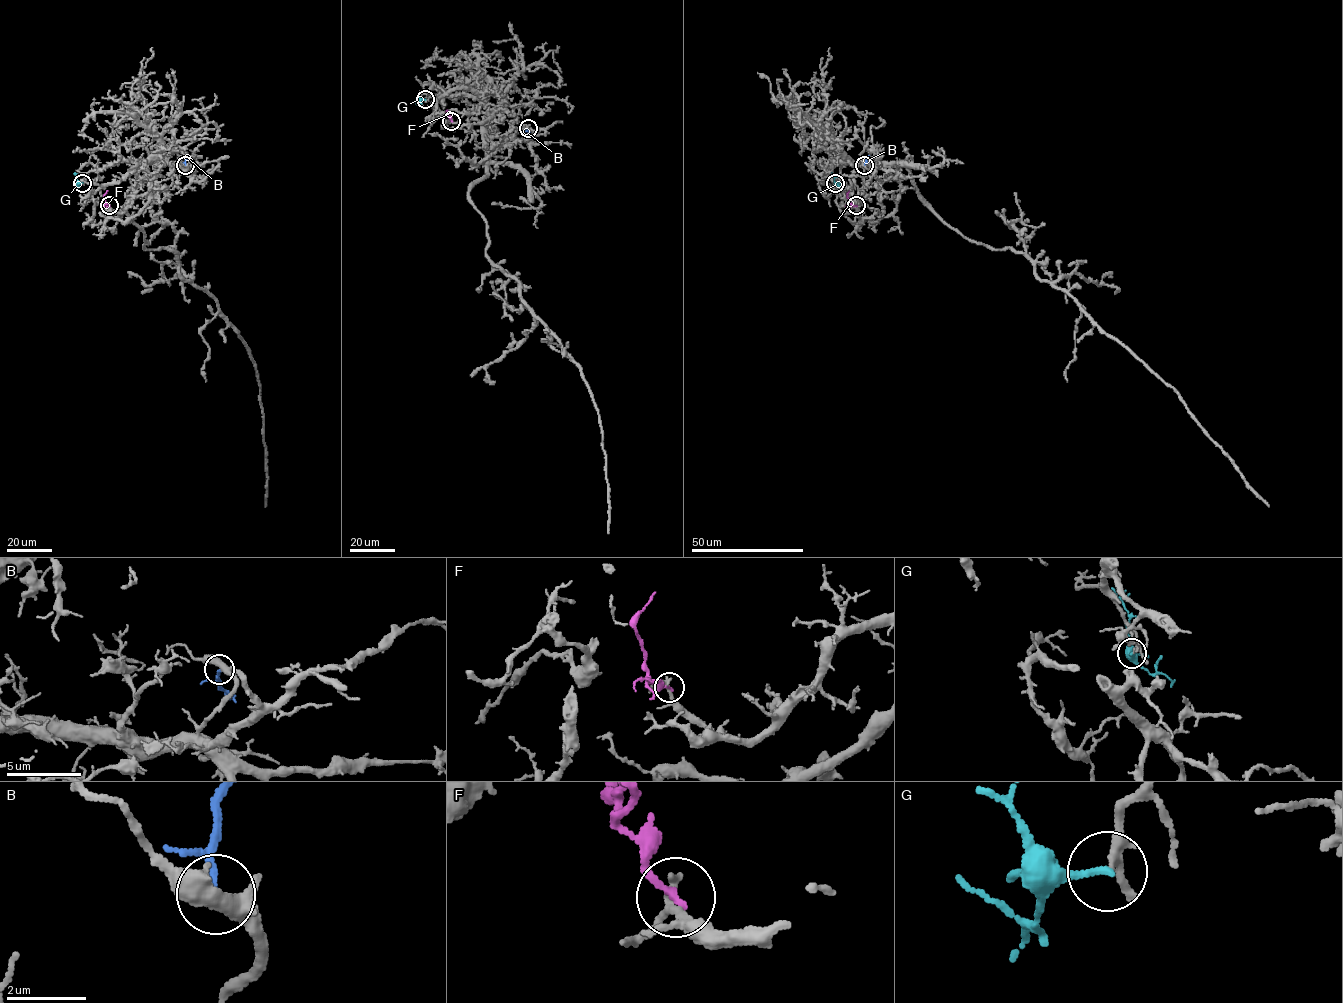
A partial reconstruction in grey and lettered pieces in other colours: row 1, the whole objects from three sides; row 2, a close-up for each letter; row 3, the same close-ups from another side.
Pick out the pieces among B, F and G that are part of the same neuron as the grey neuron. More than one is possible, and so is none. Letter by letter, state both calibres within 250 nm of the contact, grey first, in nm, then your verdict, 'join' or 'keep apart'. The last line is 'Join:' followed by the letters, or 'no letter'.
B: calibres 400 and 180 nm; join
F: calibres 220 and 180 nm; keep apart
G: calibres 200 and 180 nm; keep apart
Join: B

